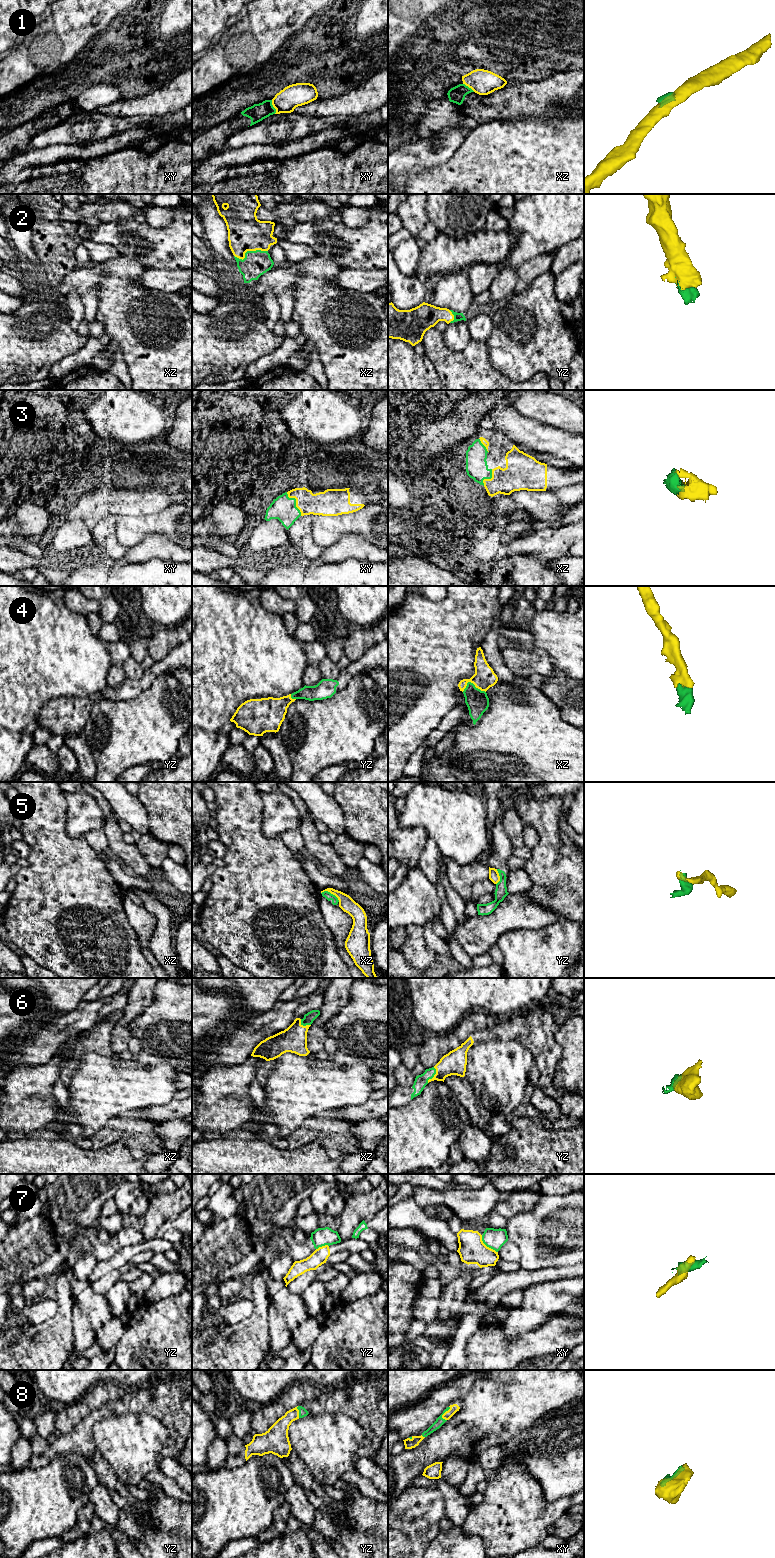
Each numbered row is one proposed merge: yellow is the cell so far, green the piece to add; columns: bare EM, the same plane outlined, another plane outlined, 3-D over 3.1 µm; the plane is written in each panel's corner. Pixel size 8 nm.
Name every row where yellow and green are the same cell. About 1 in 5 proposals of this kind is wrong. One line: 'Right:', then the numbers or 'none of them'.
Right: 2, 3, 4, 6, 8

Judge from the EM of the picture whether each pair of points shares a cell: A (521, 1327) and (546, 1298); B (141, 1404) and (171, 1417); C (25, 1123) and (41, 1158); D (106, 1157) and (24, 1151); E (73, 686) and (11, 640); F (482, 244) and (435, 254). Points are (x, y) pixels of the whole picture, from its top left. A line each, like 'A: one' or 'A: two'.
A: one
B: one
C: two
D: one
E: one
F: one

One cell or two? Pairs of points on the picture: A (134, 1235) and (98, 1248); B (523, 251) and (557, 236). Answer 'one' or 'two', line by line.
A: one
B: one

